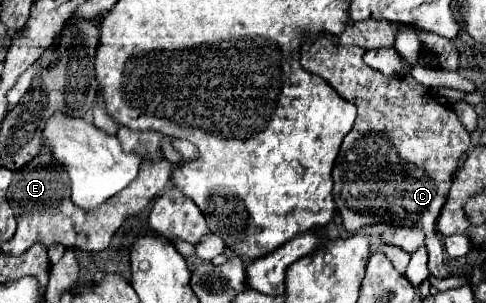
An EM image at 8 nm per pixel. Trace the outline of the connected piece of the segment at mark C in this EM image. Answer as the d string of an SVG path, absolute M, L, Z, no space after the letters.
M305 36L301 46L301 66L327 80L343 98L357 106L357 120L345 136L333 168L335 206L349 232L369 224L421 228L427 238L429 272L445 278L449 270L435 222L447 200L459 158L469 148L469 132L455 110L437 102L435 94L415 82L413 76L385 76L369 68L363 56L365 50L361 46L335 46L325 36Z

